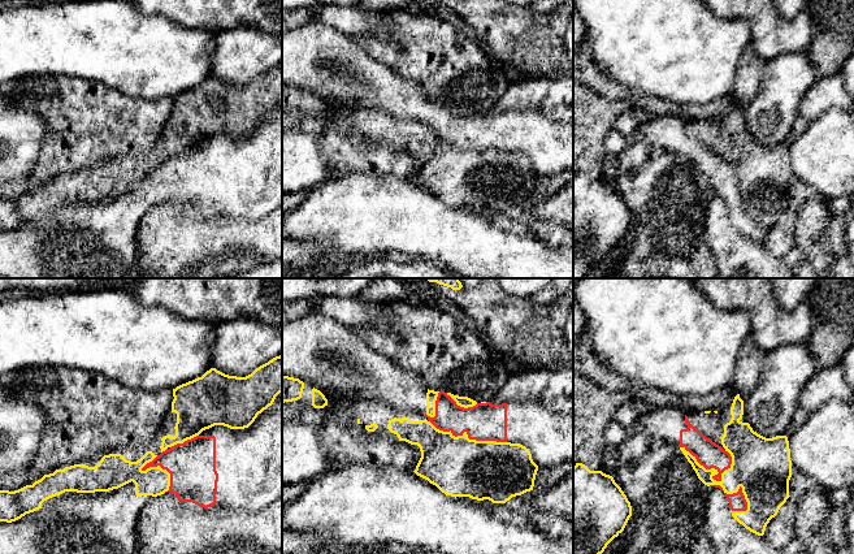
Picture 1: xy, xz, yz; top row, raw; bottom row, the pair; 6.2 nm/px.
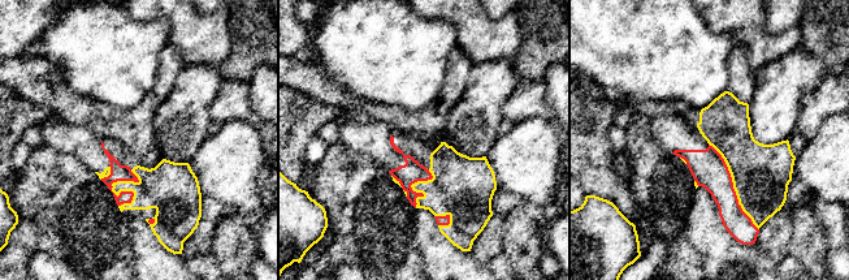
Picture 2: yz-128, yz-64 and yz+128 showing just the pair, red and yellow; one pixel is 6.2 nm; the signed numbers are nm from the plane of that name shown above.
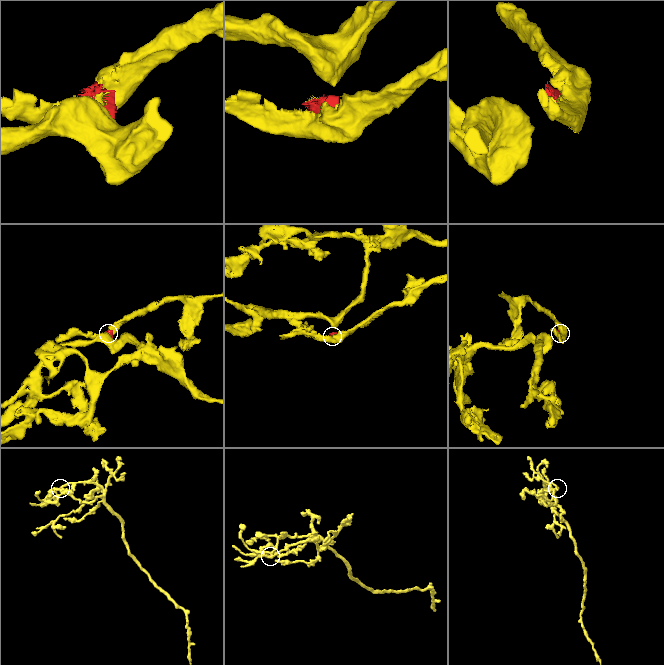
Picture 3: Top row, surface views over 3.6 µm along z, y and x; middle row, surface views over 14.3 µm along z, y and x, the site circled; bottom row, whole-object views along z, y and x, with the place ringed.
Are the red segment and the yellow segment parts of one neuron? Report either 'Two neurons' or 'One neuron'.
Two neurons

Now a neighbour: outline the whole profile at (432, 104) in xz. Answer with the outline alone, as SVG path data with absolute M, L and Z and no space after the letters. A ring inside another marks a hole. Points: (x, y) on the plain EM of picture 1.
M429 99L426 101L426 124L430 126L435 125L435 109L439 100Z

